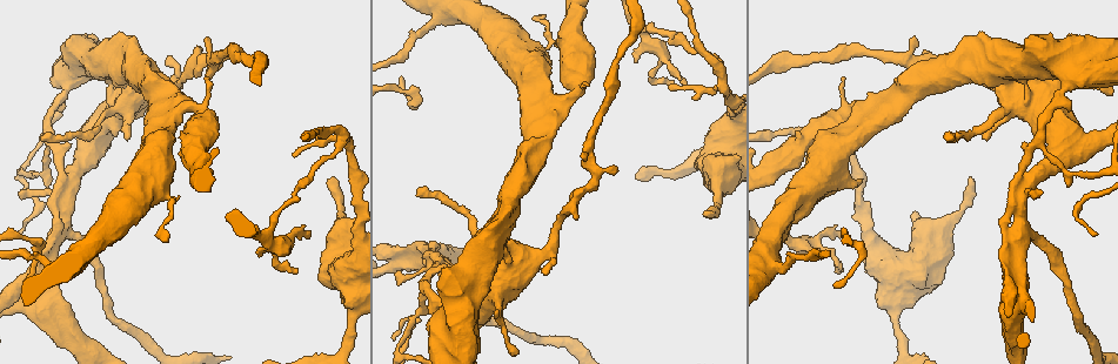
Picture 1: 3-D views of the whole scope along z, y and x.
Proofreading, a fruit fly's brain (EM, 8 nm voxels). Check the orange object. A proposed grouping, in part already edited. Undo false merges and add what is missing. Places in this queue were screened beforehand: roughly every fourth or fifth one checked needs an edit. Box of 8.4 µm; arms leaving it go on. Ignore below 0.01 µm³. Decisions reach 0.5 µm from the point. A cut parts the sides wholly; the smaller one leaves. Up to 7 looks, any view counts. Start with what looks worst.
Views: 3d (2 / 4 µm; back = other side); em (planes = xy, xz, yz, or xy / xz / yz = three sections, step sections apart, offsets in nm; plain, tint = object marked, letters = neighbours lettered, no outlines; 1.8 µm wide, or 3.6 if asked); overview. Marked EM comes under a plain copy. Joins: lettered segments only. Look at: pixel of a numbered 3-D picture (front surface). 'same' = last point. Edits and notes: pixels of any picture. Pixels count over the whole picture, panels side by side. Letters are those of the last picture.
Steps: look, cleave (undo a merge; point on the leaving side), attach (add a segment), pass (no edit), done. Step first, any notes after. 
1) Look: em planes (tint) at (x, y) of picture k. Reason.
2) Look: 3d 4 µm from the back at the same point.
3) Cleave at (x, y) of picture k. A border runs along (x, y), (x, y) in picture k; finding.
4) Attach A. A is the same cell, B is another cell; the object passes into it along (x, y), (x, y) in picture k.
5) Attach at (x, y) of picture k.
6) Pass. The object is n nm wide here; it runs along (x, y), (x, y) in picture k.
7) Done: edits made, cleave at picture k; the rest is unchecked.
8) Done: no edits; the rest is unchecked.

Look: em xy step 4 (letters) at (970, 180) of picture 1. Free end.

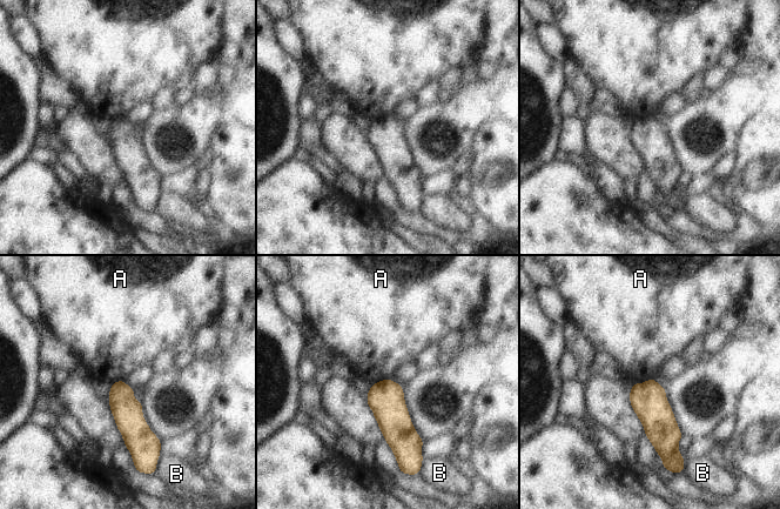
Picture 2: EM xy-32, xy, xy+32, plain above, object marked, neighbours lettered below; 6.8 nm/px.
Pass. A and B are other cells; a border runs along (654, 377), (633, 383) in picture 2; none of them fits.

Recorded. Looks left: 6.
Look: 3d 2 µm at (260, 253) of picture 1. Free end.

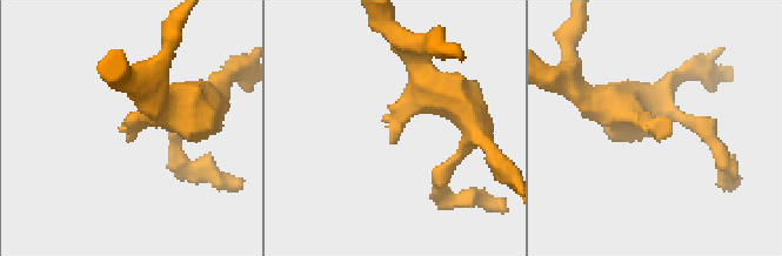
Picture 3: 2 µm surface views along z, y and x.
Look: em planes (letters) at (126, 131) of picture 3. Shape alone is not enough.

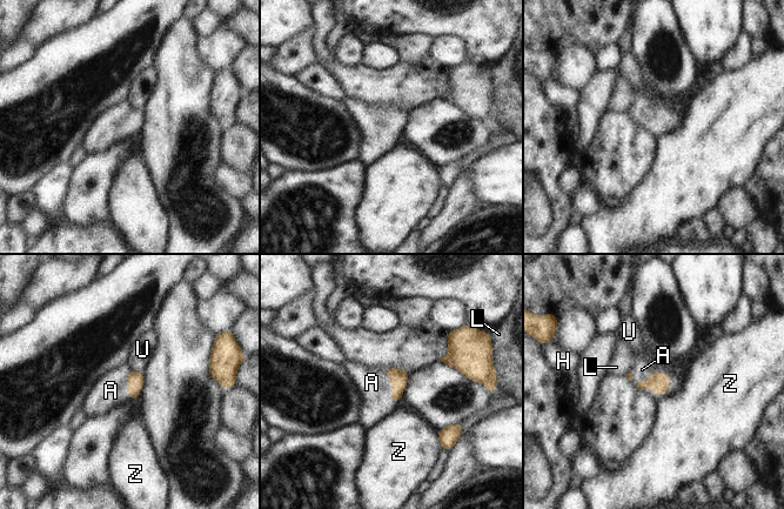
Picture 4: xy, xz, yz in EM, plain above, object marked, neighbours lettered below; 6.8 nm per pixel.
Attach A. The object is 110 nm wide here; A is the same cell, H, L, U and Z are other cells; the object passes into it along (658, 381), (652, 373), (642, 369) in picture 4; it goes on there.

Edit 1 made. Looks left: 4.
Look: em 3.6 µm planes (letters) at (69, 41) of picture 1. An open end.

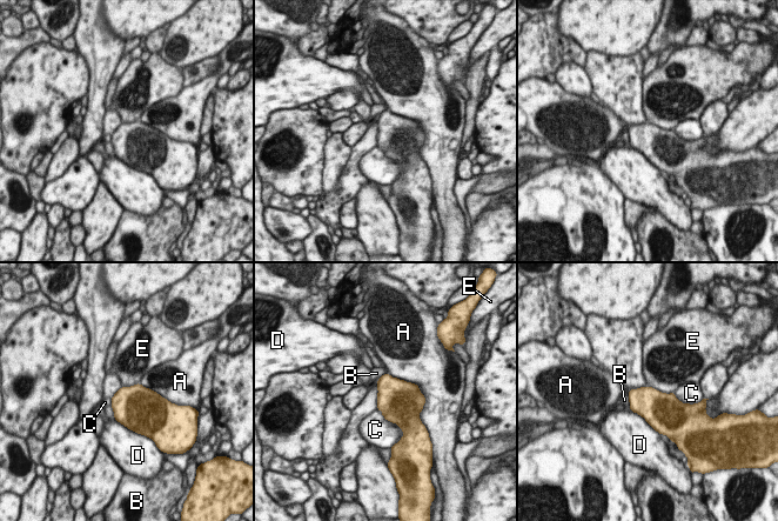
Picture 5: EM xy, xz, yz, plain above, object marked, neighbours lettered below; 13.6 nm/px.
Pass. The object is 440 nm wide here; A, B, C, D and E are other cells; no lettered segment goes on from it.

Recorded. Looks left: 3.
Done: edits made, attach at picture 4; the rest is unchecked.

